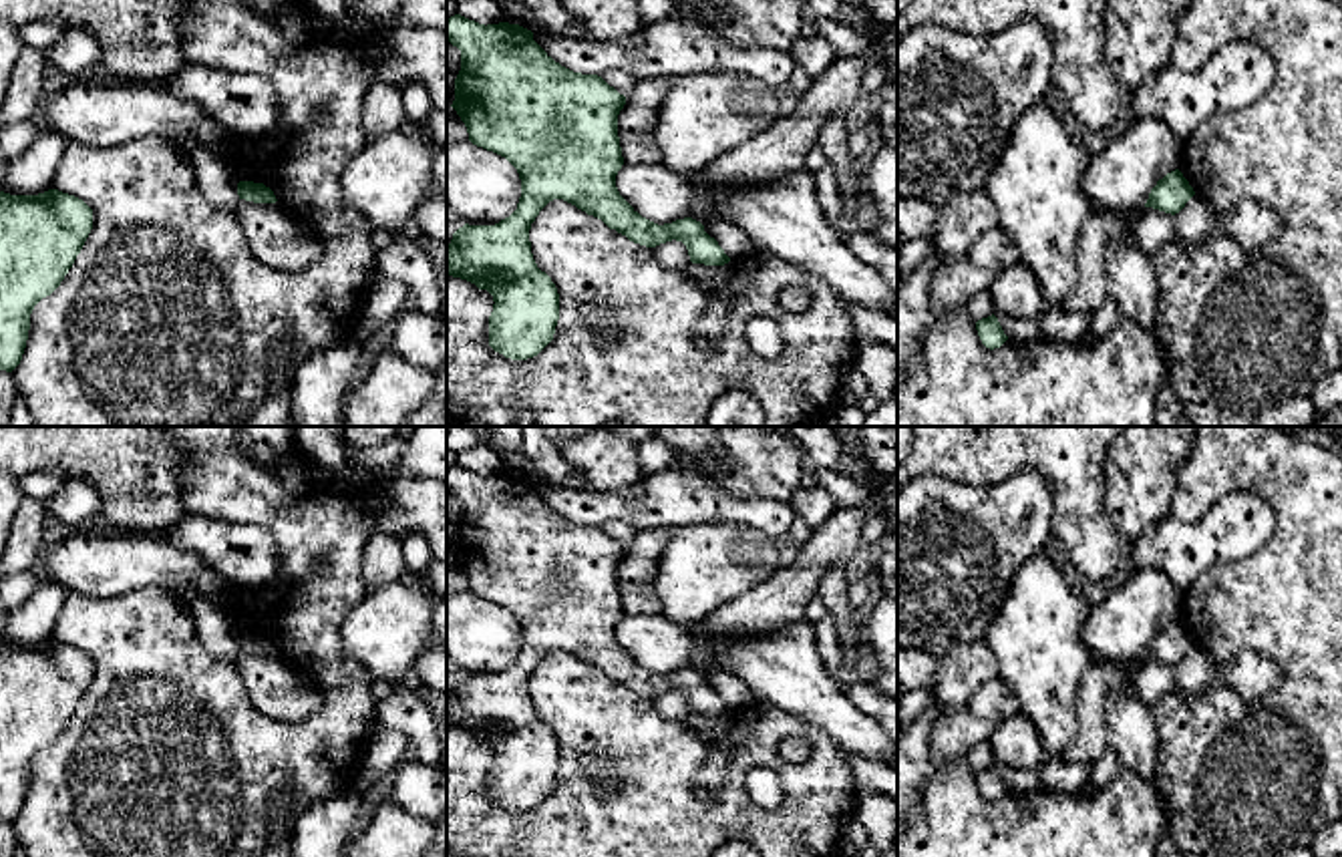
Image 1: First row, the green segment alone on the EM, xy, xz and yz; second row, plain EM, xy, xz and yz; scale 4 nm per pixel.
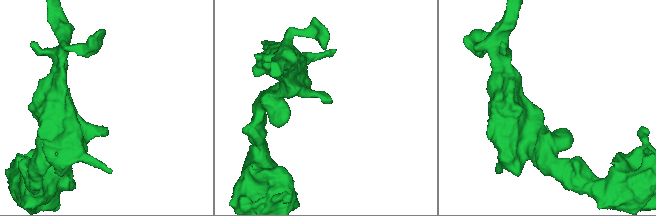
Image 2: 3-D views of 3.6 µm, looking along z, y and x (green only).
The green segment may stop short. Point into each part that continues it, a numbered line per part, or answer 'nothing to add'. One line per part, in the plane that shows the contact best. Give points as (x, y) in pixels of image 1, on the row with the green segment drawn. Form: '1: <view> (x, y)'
nothing to add

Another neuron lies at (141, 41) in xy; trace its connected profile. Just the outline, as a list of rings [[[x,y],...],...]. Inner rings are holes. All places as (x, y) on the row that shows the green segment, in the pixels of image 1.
[[[0,0],[0,22],[24,26],[56,20],[91,30],[101,42],[101,64],[113,82],[165,82],[189,60],[183,54],[183,0]]]

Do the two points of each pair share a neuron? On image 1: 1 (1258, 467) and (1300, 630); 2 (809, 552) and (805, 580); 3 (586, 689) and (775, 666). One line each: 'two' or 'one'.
1: one
2: one
3: two

